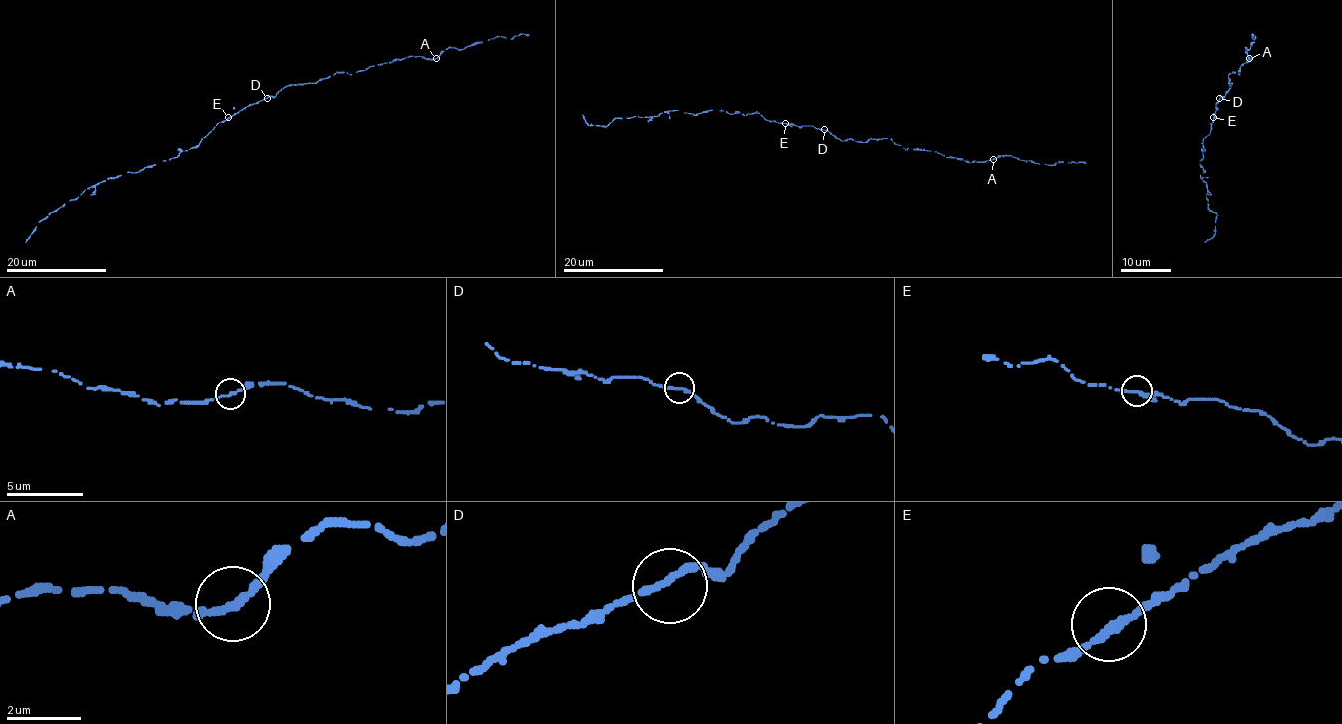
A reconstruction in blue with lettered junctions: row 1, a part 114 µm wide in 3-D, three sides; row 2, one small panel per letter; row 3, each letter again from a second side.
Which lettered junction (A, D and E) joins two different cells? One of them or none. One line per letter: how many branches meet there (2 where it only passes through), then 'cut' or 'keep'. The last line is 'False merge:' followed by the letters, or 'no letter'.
A: branches 2; keep
D: branches 2; keep
E: branches 2; keep
False merge: no letter

